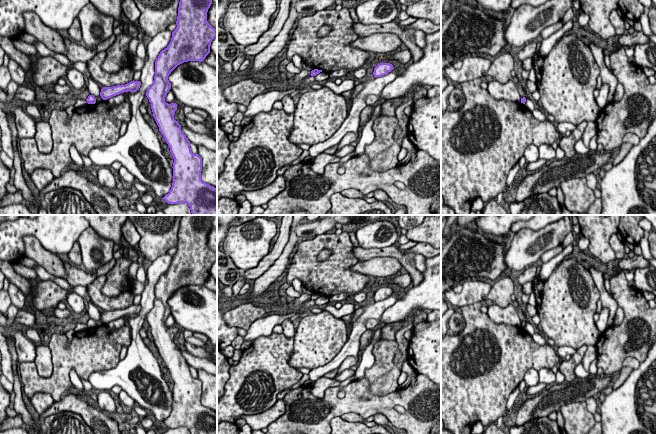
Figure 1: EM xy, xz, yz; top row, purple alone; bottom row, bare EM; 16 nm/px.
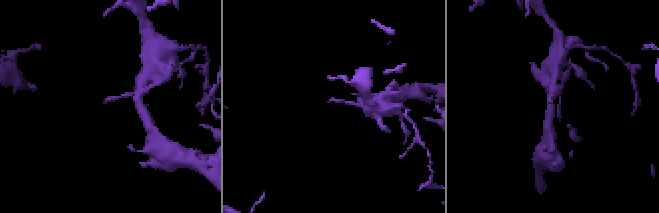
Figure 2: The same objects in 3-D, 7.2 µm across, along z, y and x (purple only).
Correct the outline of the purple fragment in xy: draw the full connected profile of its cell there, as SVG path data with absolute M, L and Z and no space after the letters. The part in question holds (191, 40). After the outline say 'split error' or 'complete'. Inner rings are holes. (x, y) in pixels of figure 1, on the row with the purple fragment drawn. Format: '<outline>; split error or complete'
M180 0L177 27L172 32L169 45L160 52L155 61L154 81L146 92L153 117L174 158L172 187L162 199L168 204L187 203L192 215L217 215L217 189L202 181L202 158L192 153L190 141L181 130L181 125L174 119L177 104L166 103L165 97L171 89L168 76L178 65L188 61L202 62L210 53L211 42L217 37L217 29L207 21L207 12L211 4L212 0Z; complete

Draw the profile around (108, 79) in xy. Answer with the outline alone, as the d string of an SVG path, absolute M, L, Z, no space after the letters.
M106 51L98 52L94 57L88 60L87 68L92 79L104 87L113 87L125 85L133 81L134 70L124 67L118 72L106 72L102 69L102 63L106 58Z

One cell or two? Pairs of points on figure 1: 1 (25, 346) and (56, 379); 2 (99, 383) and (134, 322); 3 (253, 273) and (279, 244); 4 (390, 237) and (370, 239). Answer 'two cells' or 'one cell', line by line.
1: two cells
2: one cell
3: one cell
4: one cell

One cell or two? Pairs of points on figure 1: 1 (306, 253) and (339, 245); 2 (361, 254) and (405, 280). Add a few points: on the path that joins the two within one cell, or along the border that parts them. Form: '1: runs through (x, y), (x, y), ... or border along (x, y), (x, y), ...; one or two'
1: runs through (314, 246), (317, 244), (331, 244); one
2: border along (408, 272), (412, 281); two

